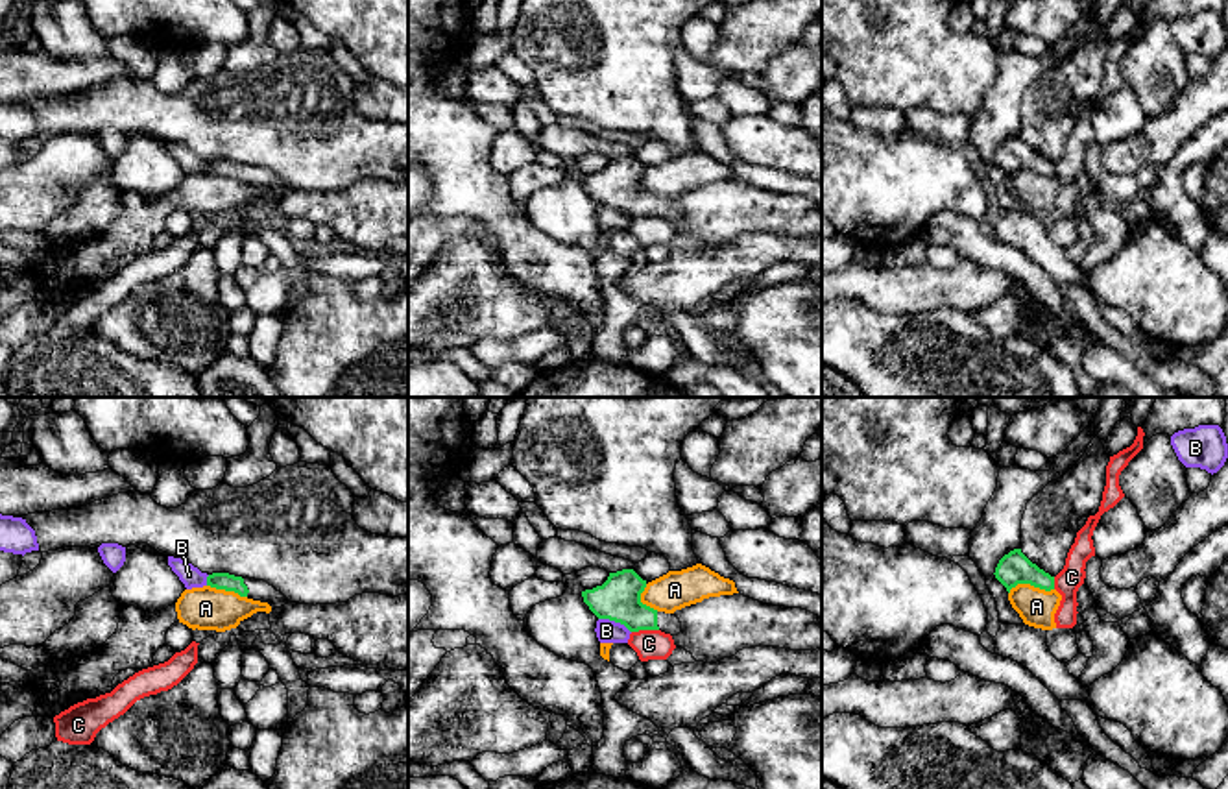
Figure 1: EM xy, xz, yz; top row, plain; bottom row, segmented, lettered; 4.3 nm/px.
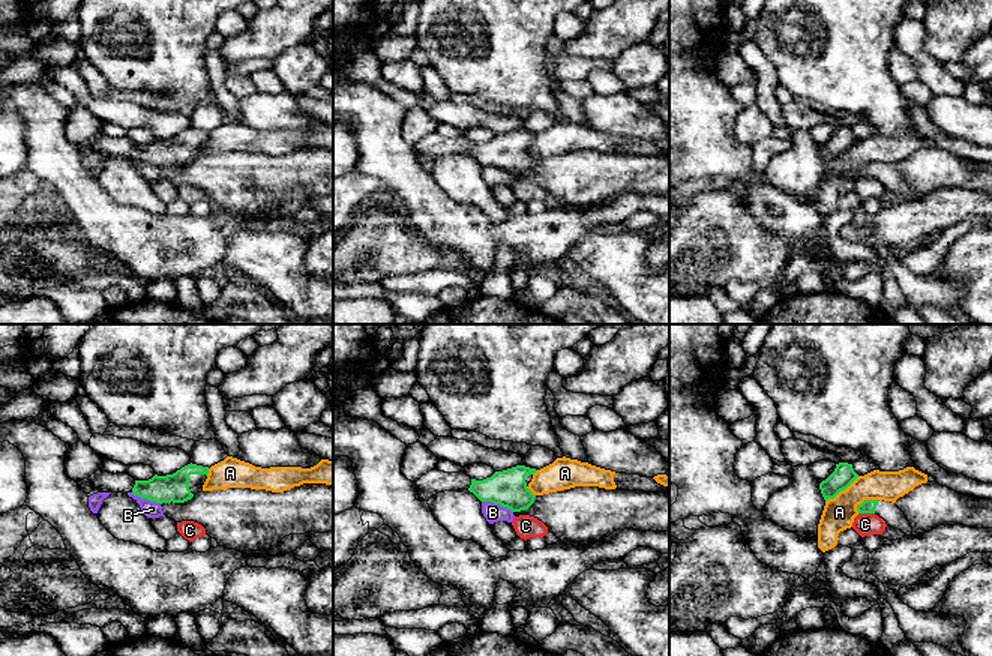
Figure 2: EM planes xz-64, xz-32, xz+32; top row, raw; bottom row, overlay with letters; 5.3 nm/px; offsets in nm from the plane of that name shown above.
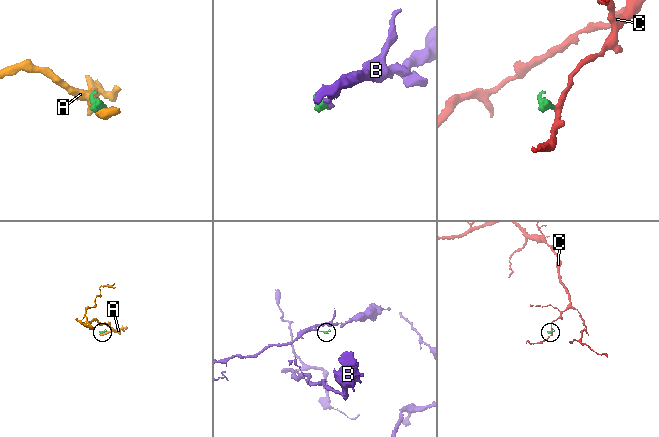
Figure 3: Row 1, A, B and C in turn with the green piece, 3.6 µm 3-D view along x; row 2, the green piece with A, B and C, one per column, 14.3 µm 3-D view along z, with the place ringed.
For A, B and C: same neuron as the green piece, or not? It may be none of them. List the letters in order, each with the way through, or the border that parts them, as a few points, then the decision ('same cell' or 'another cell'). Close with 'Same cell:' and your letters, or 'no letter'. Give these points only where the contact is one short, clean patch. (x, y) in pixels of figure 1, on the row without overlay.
A: another cell
B: border along xz (599, 204), (619, 207), (630, 218); another cell
C: another cell
Same cell: no letter

